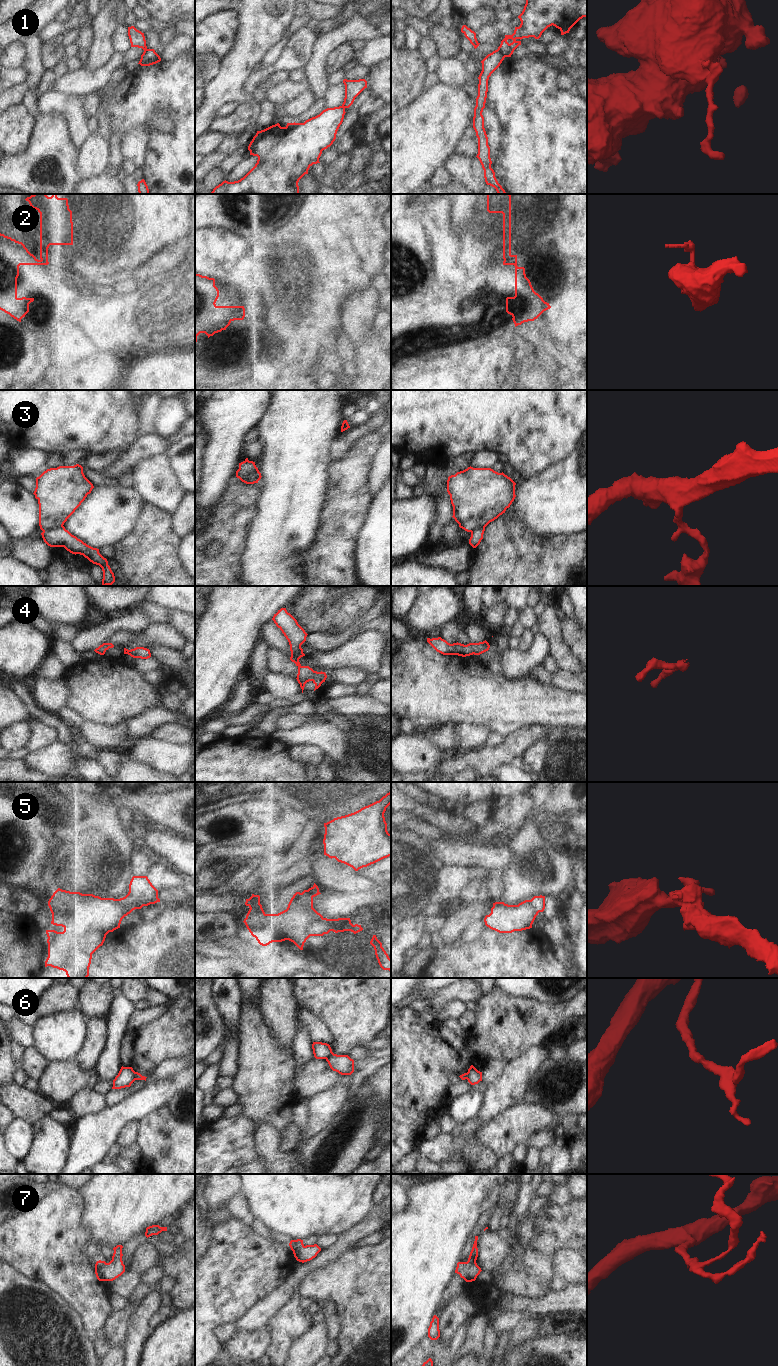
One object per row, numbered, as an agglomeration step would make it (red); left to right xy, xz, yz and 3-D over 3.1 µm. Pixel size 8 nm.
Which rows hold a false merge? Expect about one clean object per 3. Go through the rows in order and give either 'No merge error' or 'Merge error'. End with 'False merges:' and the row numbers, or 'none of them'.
1: Merge error
2: Merge error
3: Merge error
4: No merge error
5: Merge error
6: Merge error
7: No merge error
False merges: 1, 2, 3, 5, 6

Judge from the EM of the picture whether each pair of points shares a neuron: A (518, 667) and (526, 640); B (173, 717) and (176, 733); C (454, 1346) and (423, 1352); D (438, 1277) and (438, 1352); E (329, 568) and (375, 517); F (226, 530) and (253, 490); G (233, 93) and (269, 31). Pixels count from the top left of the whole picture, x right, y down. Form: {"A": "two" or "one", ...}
{"A": "two", "B": "two", "C": "one", "D": "two", "E": "two", "F": "one", "G": "one"}

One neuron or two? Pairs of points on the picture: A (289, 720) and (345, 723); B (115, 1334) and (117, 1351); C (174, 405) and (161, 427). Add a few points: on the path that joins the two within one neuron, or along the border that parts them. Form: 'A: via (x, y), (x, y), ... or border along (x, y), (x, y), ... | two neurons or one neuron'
A: via (303, 719), (331, 717) | one neuron
B: border along (123, 1343), (110, 1347) | two neurons
C: via (170, 410), (170, 416), (166, 422) | one neuron

